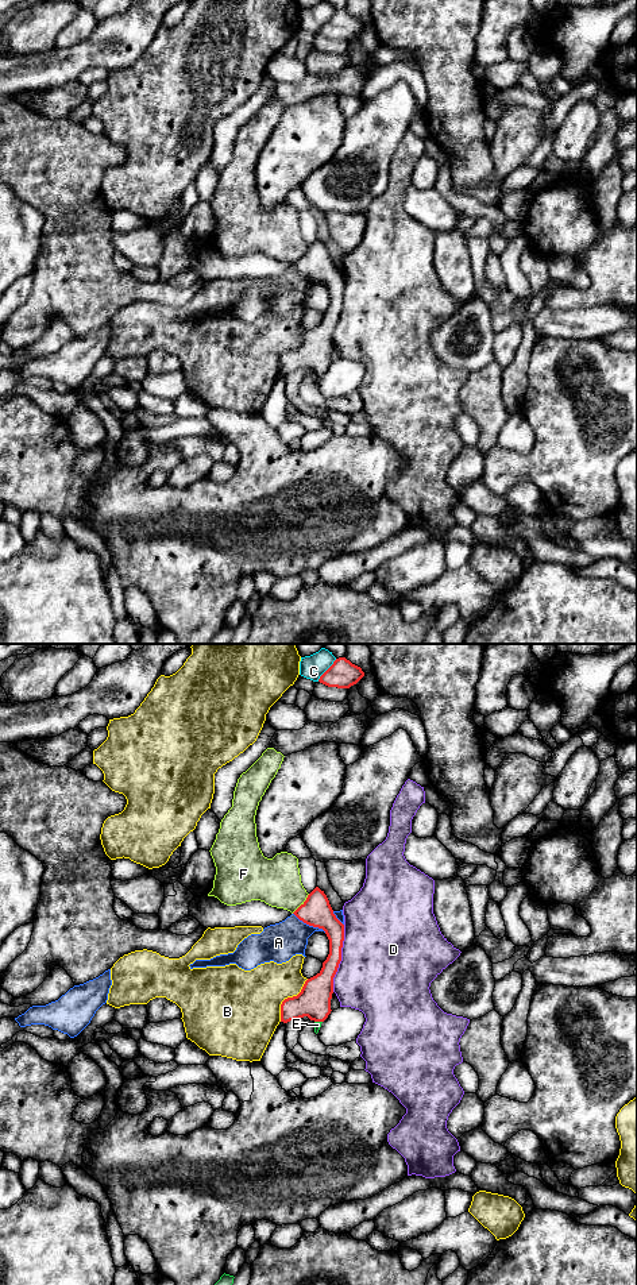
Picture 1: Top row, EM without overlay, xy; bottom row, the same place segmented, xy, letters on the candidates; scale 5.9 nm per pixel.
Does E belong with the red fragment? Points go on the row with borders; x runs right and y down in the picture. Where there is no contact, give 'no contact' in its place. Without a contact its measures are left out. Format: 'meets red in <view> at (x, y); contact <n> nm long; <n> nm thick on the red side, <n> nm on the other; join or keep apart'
meets red in xy at (319, 1021); contact 50 nm long; 200 nm thick on the red side, 50 nm on the other; join

